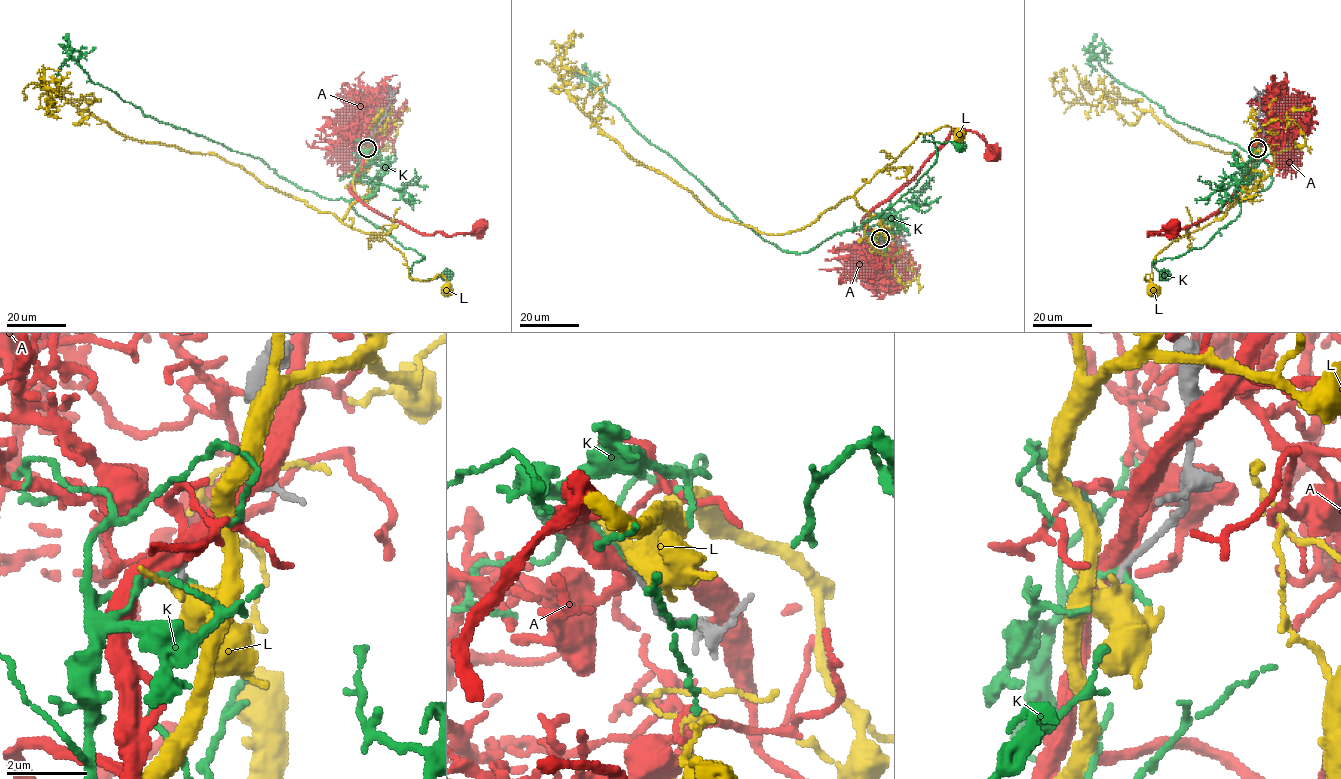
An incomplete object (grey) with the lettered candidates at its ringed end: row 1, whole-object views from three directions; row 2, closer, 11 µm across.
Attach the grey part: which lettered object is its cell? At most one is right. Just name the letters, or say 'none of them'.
none of them

